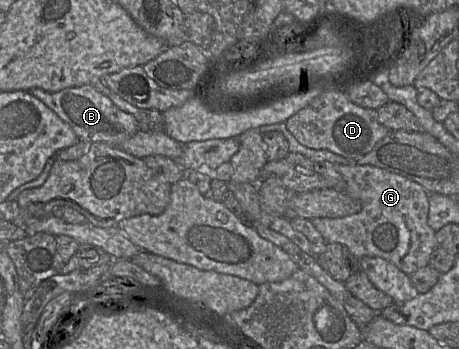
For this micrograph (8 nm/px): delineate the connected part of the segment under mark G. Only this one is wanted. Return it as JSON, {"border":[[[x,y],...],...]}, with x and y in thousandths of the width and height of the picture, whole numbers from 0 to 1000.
{"border":[[[730,473],[752,519],[749,550],[760,564],[782,573],[789,596],[784,607],[749,622],[678,628],[678,639],[710,693],[754,705],[782,745],[795,734],[834,739],[891,791],[913,768],[930,762],[937,731],[952,705],[950,662],[932,645],[932,550],[913,524],[819,476]]]}

